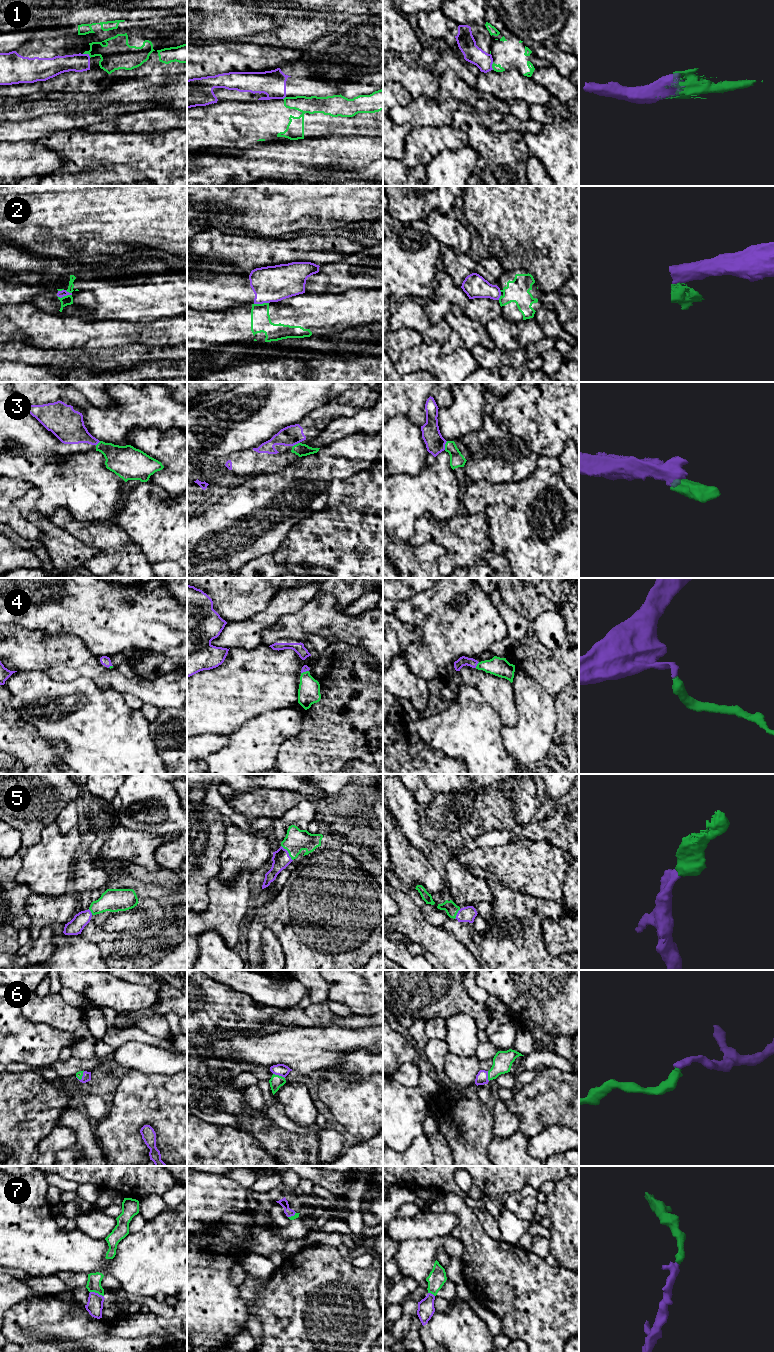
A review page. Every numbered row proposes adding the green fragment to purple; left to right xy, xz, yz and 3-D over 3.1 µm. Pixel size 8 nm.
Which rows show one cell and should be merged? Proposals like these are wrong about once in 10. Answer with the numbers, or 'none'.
3, 4, 5, 6, 7

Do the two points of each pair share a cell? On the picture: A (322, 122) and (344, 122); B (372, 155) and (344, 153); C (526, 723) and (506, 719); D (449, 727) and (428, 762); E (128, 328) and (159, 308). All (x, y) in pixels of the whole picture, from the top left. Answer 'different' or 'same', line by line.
A: same
B: same
C: different
D: different
E: different

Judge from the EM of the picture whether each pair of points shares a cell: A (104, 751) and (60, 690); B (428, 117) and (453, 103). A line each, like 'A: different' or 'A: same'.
A: same
B: same

